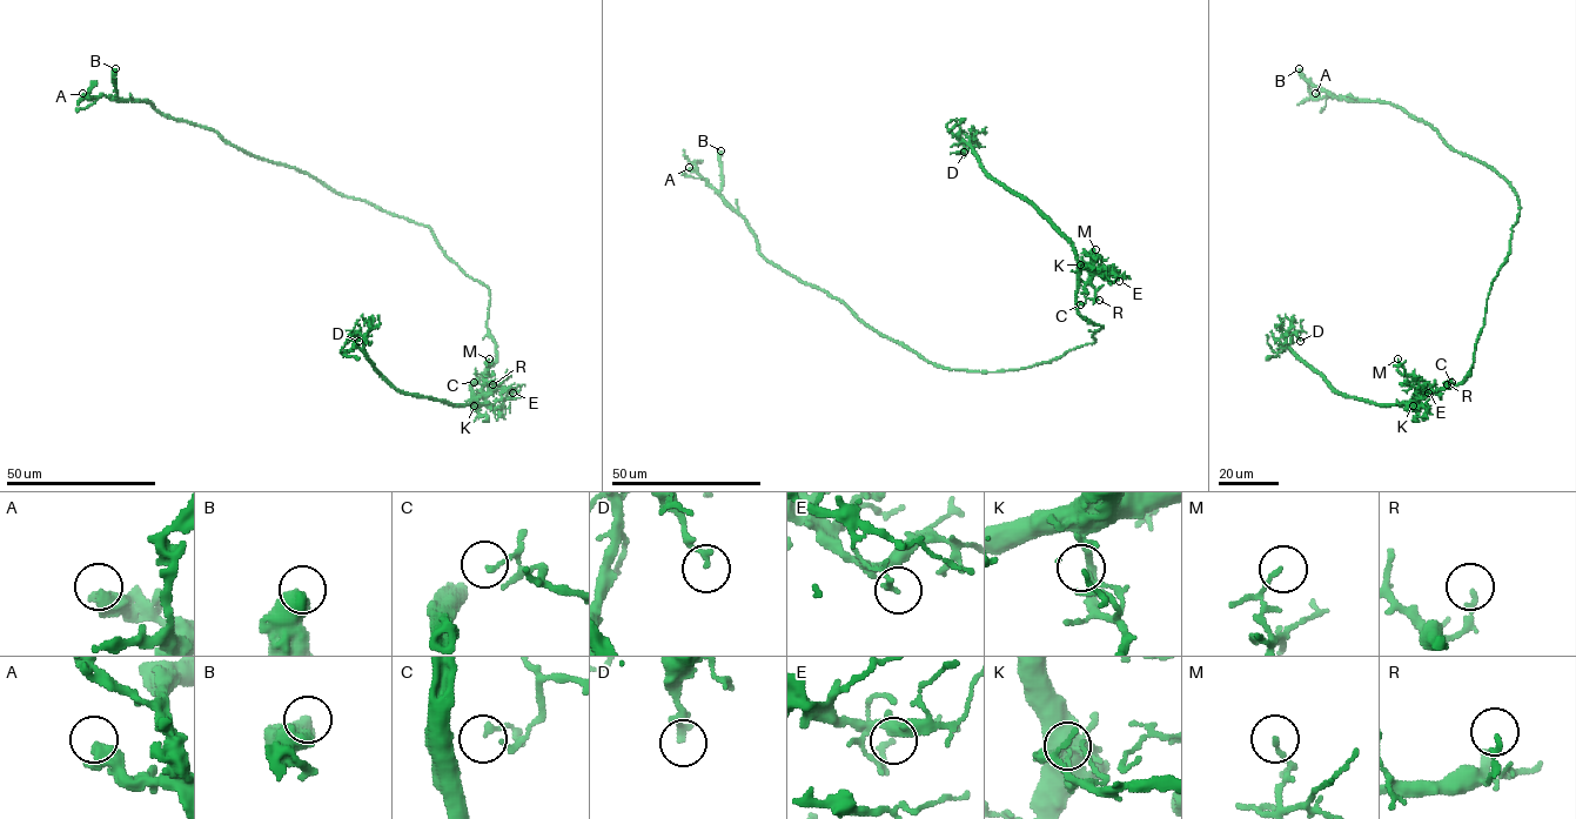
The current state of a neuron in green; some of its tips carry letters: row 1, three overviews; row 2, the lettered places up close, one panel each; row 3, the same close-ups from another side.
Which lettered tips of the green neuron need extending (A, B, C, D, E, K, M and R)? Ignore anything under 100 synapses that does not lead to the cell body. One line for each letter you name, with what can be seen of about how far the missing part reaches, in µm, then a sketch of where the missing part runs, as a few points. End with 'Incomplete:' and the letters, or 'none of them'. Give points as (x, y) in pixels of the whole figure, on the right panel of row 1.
Incomplete: none of them

